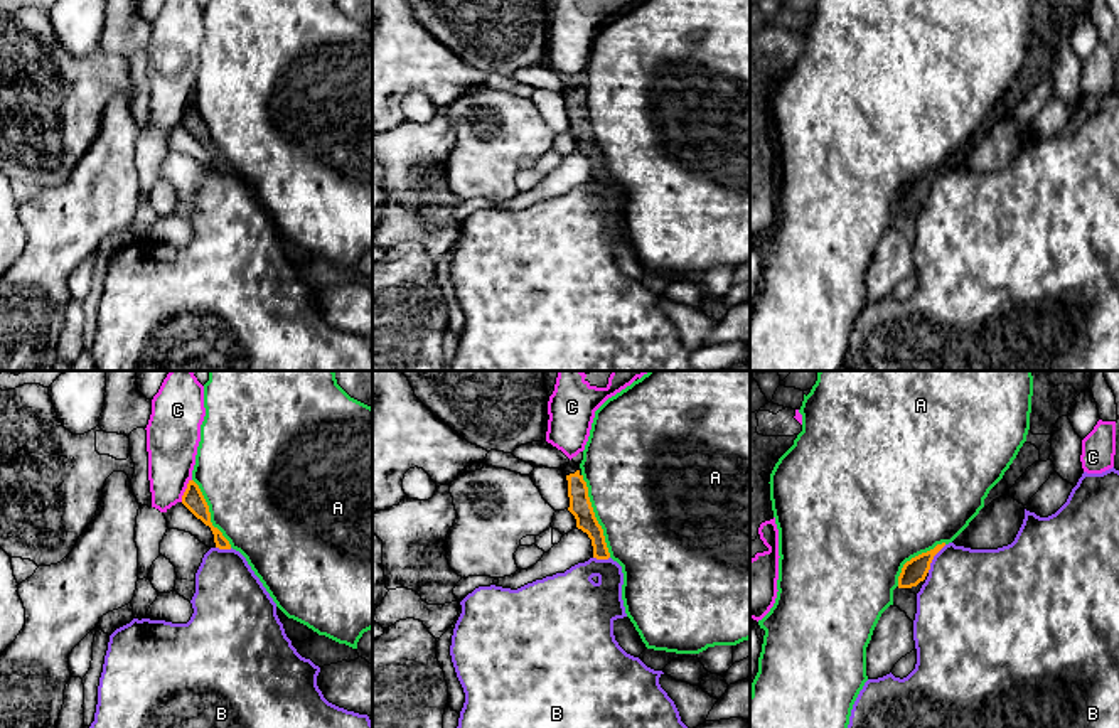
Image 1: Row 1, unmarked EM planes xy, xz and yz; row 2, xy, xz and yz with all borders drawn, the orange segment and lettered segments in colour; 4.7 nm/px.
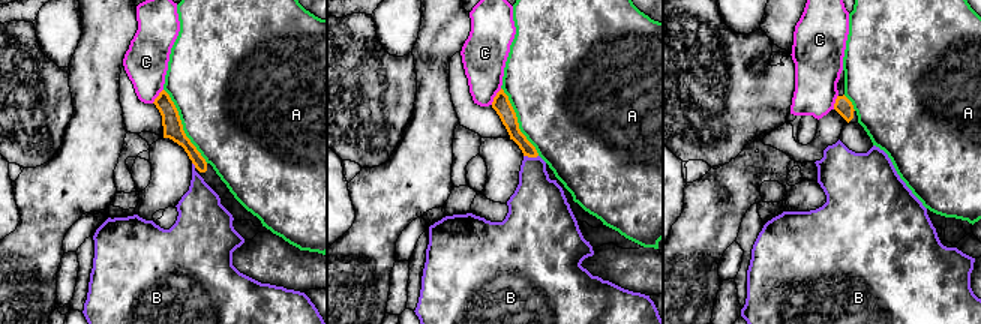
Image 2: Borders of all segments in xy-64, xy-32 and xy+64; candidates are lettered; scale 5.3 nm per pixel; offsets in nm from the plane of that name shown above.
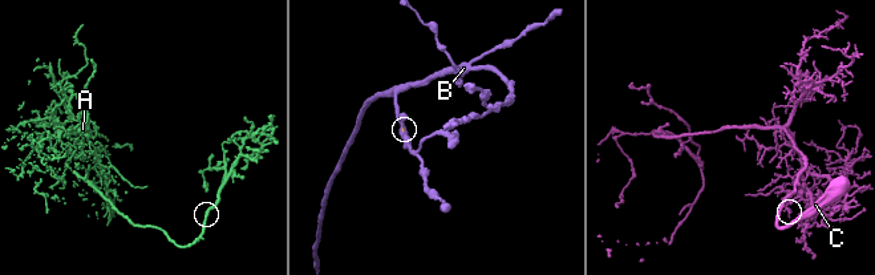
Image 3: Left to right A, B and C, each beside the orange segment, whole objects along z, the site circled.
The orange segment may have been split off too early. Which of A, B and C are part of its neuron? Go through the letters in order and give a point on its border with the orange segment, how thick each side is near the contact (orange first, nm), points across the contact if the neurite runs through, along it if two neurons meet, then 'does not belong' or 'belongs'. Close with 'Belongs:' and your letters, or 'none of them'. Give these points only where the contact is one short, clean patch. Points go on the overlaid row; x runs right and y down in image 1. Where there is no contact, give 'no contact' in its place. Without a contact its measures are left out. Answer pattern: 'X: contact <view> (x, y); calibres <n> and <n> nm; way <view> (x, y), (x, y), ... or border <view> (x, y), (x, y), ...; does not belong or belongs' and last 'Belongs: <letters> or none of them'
A: contact xz (594, 516); calibres 110 and 480 nm; does not belong
B: contact yz (932, 558); calibres 120 and 440 nm; border yz (946, 545), (934, 556), (927, 572); does not belong
C: contact xy (186, 491); calibres 100 and 240 nm; border xy (191, 479), (181, 501); does not belong
Belongs: none of them

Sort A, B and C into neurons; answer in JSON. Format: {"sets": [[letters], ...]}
{"sets": [["A"], ["B"], ["C"]]}

